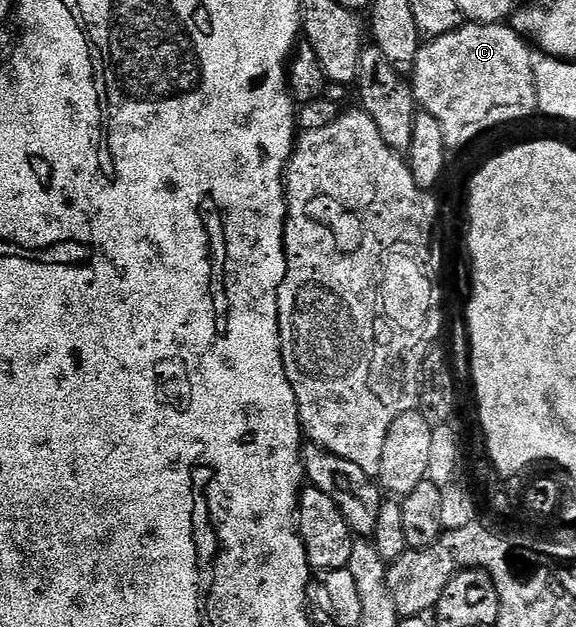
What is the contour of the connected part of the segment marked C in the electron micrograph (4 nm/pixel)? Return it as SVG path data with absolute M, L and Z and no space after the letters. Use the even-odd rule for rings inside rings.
M464 22L459 27L445 33L444 35L436 35L428 38L426 42L420 46L415 62L409 71L409 82L411 91L415 94L416 104L422 110L428 111L430 115L437 121L437 125L441 125L441 133L443 140L448 149L455 147L463 147L466 143L471 143L478 137L482 131L491 131L494 127L499 127L502 123L515 123L518 119L527 119L531 114L536 114L537 111L537 93L535 92L535 82L531 76L531 60L529 58L528 40L522 35L515 32L515 28L508 25L506 22L501 23L472 23Z

